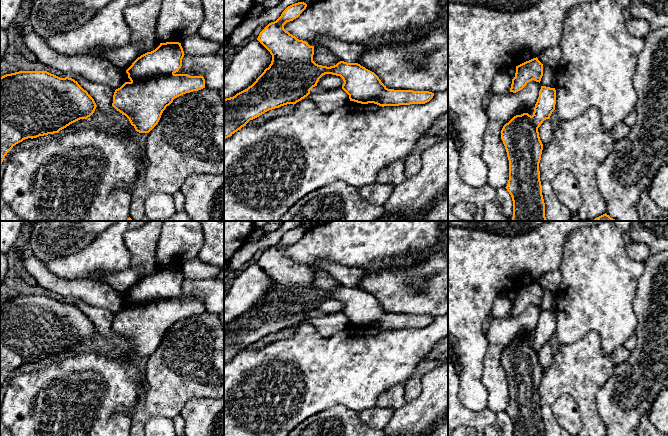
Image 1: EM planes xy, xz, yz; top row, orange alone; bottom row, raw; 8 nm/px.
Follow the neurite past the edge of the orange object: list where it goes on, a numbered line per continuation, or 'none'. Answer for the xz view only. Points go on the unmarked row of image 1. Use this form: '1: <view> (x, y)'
none

